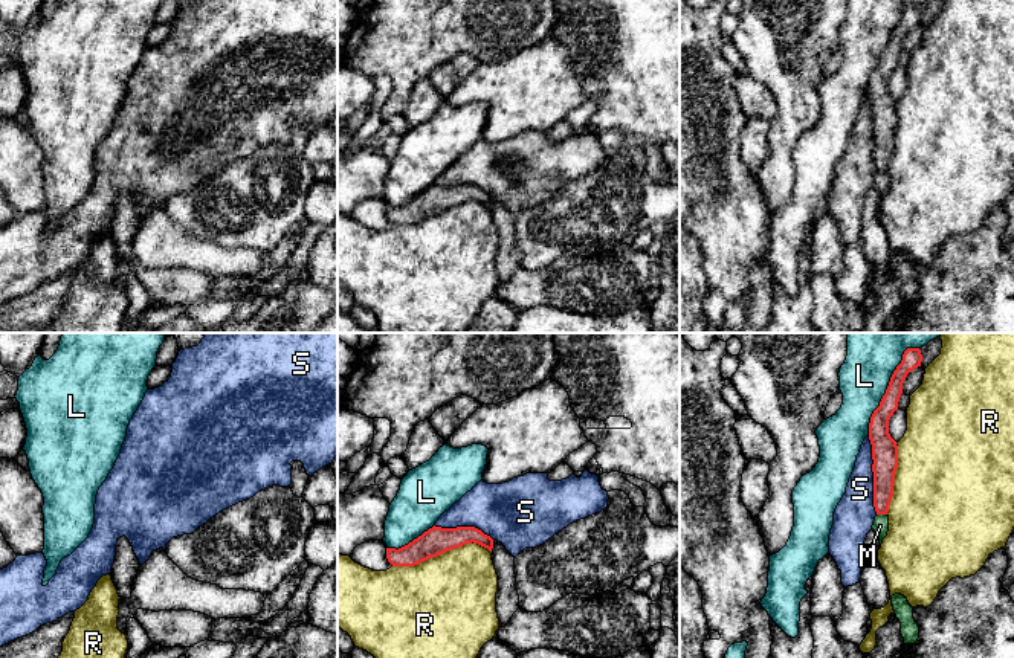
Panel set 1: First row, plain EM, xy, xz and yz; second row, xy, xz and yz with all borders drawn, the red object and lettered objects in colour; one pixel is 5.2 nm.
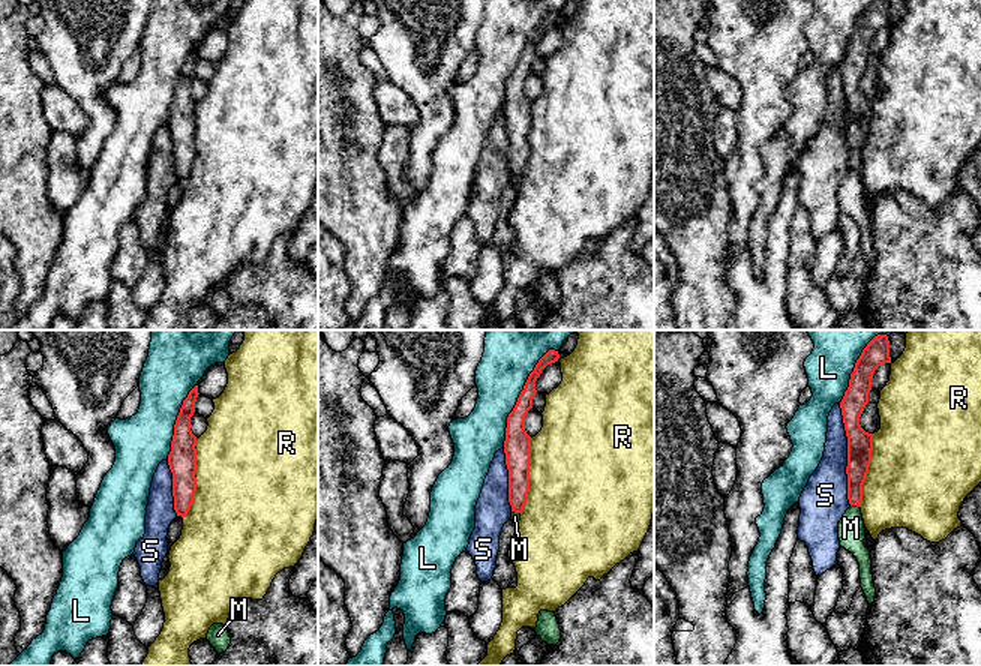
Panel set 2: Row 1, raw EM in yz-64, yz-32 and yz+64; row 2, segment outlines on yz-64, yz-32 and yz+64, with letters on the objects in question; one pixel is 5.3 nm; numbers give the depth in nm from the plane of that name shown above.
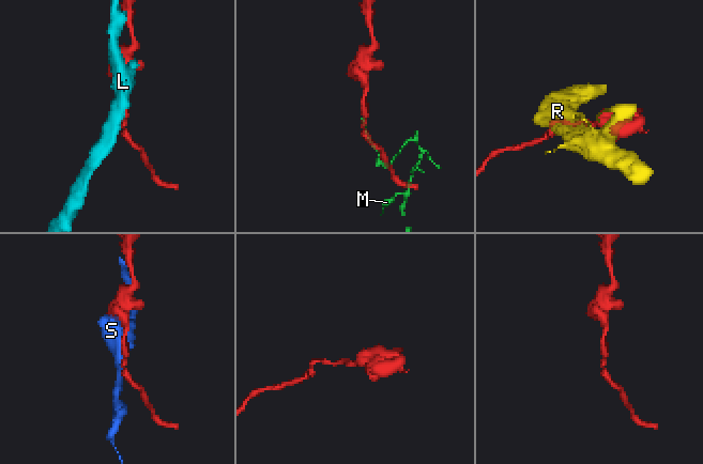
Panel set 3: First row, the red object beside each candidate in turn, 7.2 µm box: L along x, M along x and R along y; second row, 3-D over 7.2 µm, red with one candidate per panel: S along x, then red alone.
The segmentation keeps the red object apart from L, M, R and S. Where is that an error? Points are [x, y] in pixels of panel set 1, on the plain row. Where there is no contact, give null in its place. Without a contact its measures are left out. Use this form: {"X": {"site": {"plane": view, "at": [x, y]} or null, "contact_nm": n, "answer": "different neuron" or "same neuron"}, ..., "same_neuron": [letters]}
{"L": {"site": {"plane": "yz", "at": [888, 45]}, "contact_nm": 550, "answer": "different neuron"}, "M": {"site": {"plane": "yz", "at": [881, 171]}, "contact_nm": 60, "answer": "different neuron"}, "R": {"site": {"plane": "xz", "at": [442, 211]}, "contact_nm": 550, "answer": "different neuron"}, "S": {"site": {"plane": "yz", "at": [874, 133]}, "contact_nm": 420, "answer": "different neuron"}, "same_neuron": []}

